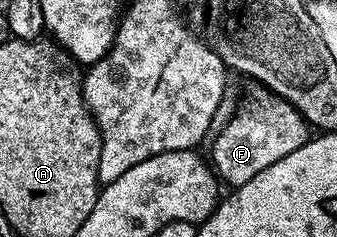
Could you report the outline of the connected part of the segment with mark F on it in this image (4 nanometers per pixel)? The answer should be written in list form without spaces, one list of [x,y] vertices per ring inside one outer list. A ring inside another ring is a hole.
[[[251,86],[247,97],[237,104],[237,111],[226,121],[219,133],[214,133],[210,163],[224,185],[240,188],[245,182],[257,178],[261,170],[269,170],[273,162],[281,162],[285,154],[293,154],[309,139],[309,125],[287,100],[269,94],[262,86]]]

